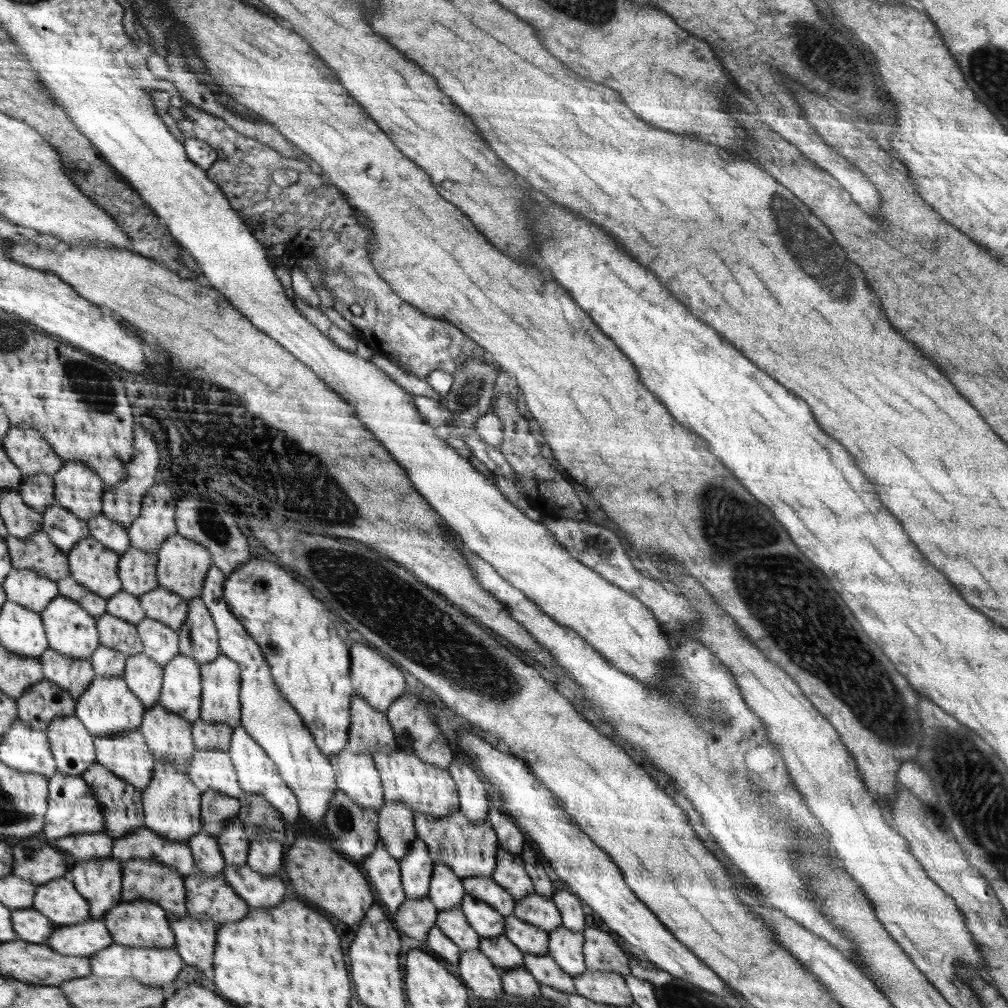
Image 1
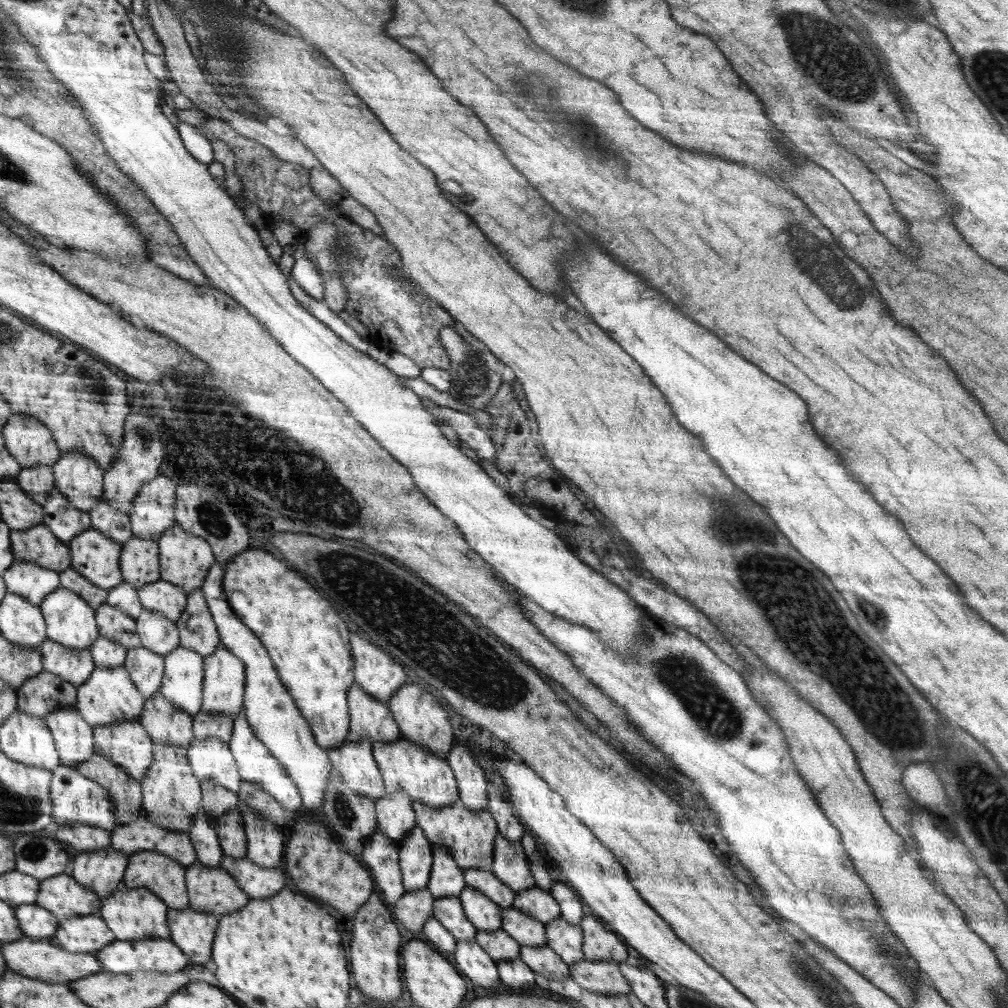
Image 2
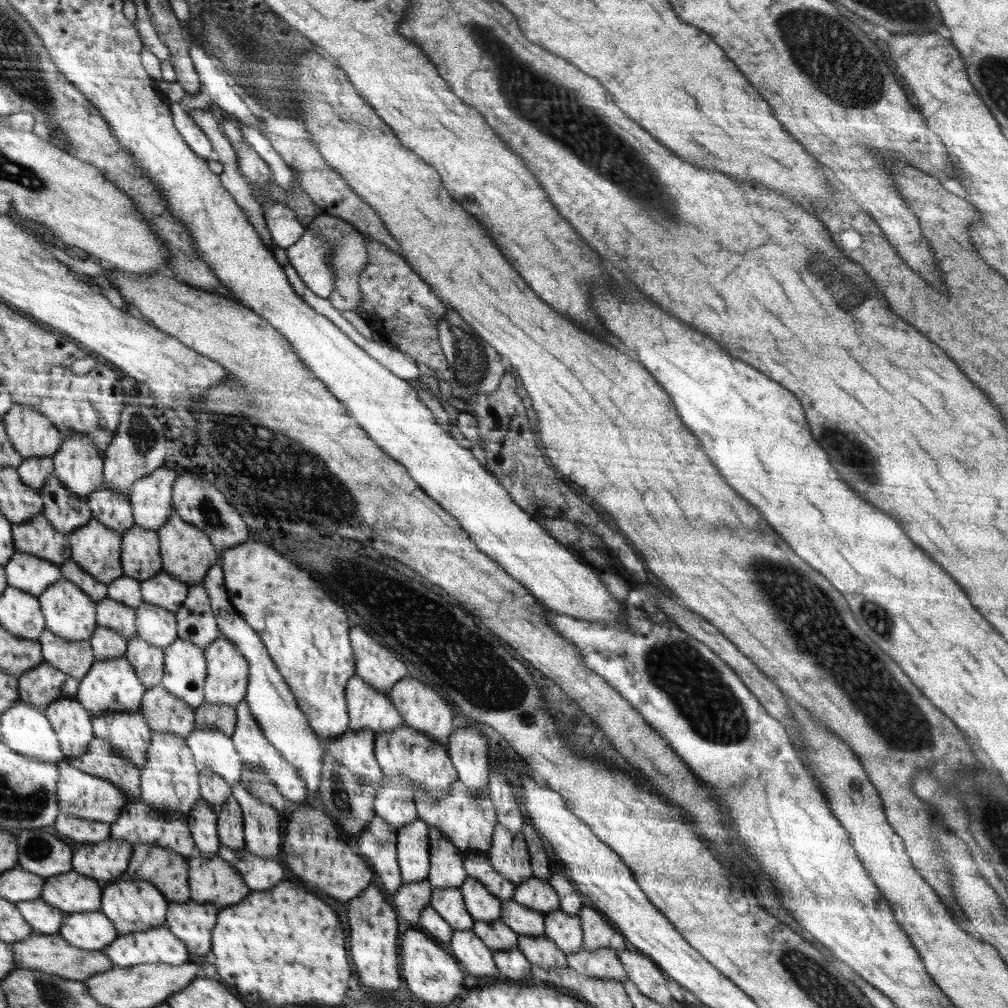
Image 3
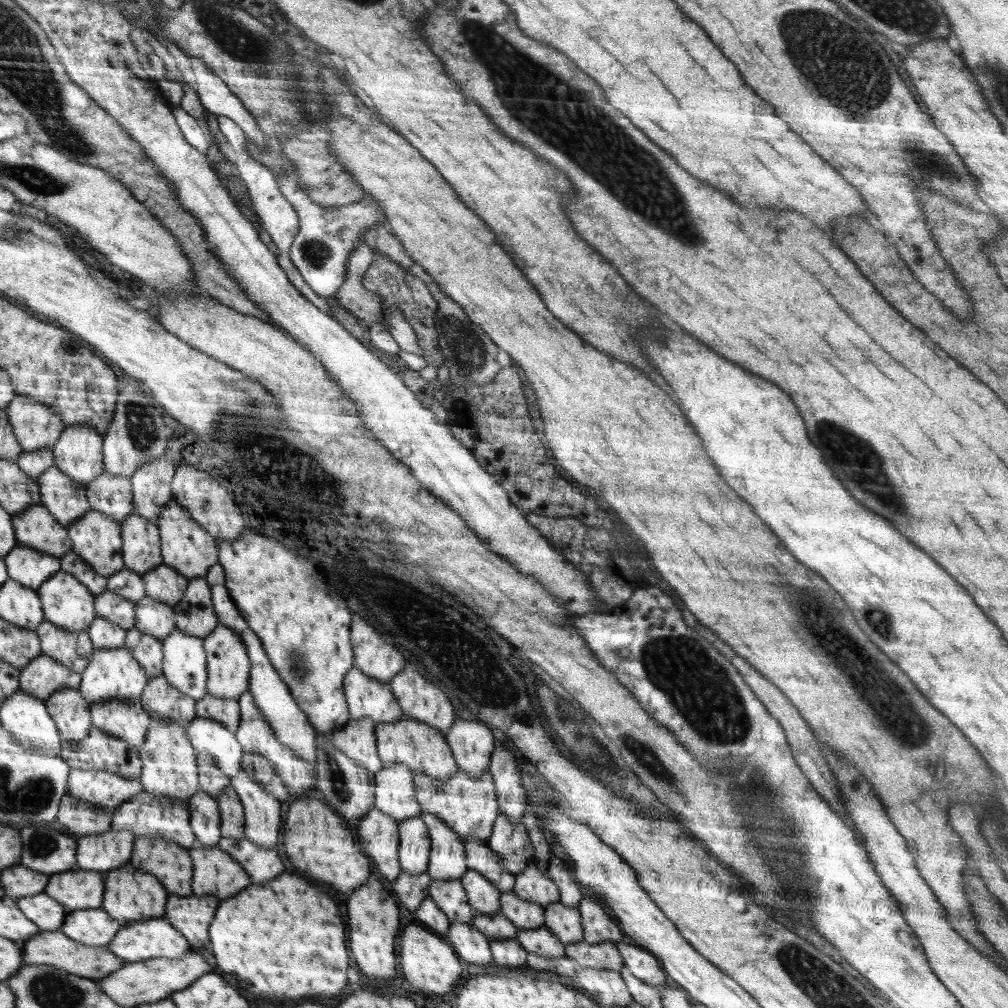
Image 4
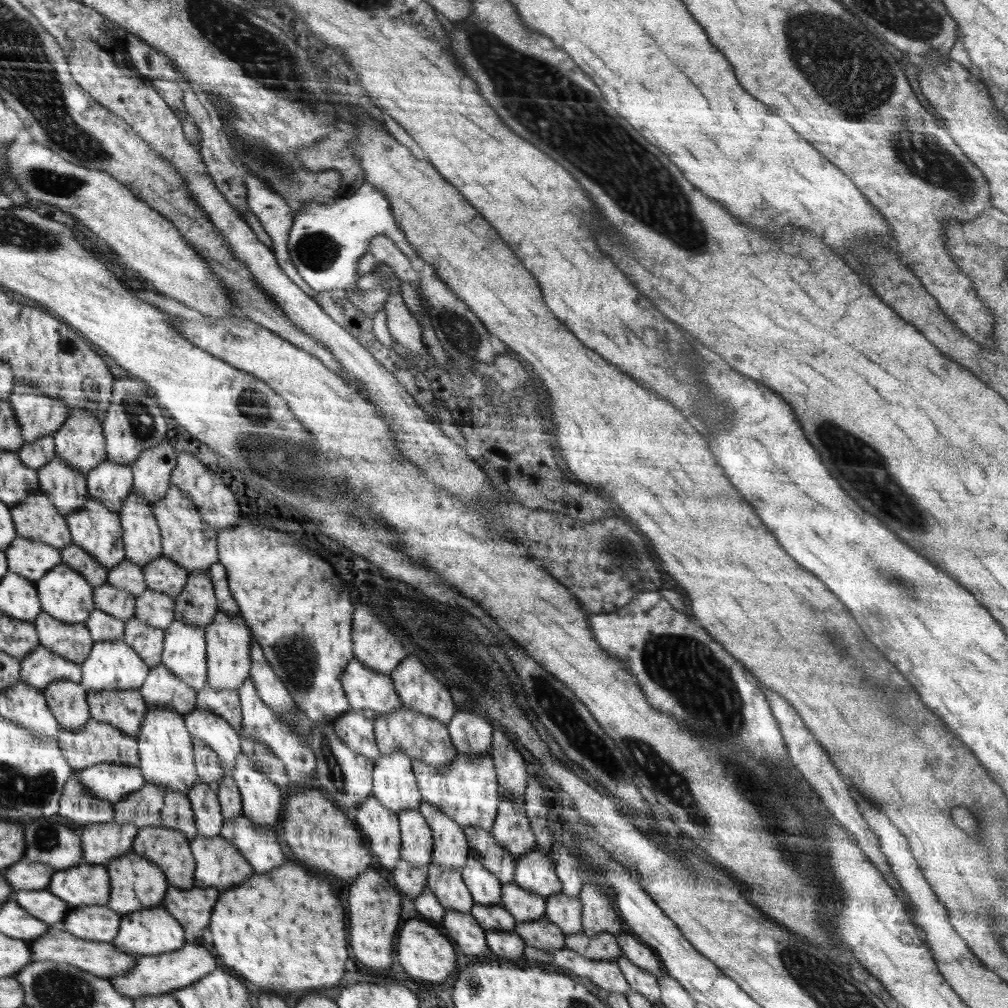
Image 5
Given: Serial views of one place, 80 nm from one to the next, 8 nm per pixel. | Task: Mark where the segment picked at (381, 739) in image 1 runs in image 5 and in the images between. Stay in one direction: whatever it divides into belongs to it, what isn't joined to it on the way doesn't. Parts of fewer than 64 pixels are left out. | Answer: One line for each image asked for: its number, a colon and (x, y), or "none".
2: (371, 719)
3: (368, 708)
4: (365, 696)
5: (366, 689)

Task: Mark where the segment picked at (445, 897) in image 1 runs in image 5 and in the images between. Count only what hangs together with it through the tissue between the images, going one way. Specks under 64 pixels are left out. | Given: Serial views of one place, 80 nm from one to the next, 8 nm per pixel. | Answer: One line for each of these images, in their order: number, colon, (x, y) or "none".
2: (447, 879)
3: (447, 869)
4: (447, 858)
5: (451, 849)

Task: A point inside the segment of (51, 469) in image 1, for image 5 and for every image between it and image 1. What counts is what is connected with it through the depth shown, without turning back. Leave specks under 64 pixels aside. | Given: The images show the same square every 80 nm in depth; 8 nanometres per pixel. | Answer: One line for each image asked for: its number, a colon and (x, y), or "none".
2: (31, 442)
3: (32, 433)
4: (36, 425)
5: (39, 415)

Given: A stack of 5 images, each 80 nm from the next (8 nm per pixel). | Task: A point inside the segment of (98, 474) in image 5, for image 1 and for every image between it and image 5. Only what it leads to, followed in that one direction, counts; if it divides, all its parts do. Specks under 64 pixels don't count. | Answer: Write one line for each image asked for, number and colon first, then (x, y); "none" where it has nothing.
1: (113, 536)
2: (113, 523)
3: (114, 510)
4: (110, 494)

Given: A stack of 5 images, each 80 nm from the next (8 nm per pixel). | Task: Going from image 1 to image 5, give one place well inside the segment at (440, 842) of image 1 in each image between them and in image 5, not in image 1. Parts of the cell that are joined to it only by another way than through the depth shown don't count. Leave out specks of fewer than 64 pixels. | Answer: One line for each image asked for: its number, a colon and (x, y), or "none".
2: (469, 836)
3: (468, 821)
4: (468, 804)
5: (467, 790)

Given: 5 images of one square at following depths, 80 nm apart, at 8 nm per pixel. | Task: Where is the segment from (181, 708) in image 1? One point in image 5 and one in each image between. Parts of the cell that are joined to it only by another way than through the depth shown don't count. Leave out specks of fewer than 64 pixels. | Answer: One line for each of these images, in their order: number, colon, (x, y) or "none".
2: (184, 670)
3: (185, 666)
4: (184, 657)
5: (184, 652)

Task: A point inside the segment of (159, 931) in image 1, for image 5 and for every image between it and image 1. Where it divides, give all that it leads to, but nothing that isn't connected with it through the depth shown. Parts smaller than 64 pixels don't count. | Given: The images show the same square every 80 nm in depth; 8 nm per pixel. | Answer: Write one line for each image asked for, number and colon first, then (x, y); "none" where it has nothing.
2: (132, 914)
3: (133, 905)
4: (132, 895)
5: (137, 883)

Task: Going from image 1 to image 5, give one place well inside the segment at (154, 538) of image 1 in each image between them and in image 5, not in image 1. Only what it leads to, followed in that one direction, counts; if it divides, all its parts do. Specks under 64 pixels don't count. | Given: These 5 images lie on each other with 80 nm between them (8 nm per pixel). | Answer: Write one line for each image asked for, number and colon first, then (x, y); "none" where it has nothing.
2: (152, 513)
3: (150, 497)
4: (151, 484)
5: (152, 471)

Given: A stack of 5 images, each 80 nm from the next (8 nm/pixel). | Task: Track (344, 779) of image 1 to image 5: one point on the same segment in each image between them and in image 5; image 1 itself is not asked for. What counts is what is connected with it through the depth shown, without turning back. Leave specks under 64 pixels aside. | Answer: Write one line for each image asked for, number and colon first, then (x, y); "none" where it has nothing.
2: (354, 760)
3: (355, 749)
4: (357, 739)
5: (355, 728)

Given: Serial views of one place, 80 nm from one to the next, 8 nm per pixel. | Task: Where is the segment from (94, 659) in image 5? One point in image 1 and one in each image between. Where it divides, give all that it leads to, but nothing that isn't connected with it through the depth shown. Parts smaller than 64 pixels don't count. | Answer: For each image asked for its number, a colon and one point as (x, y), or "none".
1: (108, 707)
2: (109, 696)
3: (112, 685)
4: (112, 674)

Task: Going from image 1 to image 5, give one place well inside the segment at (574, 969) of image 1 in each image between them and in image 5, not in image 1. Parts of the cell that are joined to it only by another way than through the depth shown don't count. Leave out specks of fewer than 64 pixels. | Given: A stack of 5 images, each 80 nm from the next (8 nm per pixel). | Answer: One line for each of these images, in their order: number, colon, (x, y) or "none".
2: (566, 939)
3: (565, 930)
4: (565, 922)
5: (565, 911)

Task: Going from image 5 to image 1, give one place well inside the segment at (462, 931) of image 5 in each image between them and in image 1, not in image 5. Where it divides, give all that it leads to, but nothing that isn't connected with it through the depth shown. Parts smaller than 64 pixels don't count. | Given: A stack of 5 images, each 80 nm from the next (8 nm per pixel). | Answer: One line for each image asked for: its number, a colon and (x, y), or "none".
1: (478, 972)
2: (474, 961)
3: (472, 951)
4: (471, 944)

